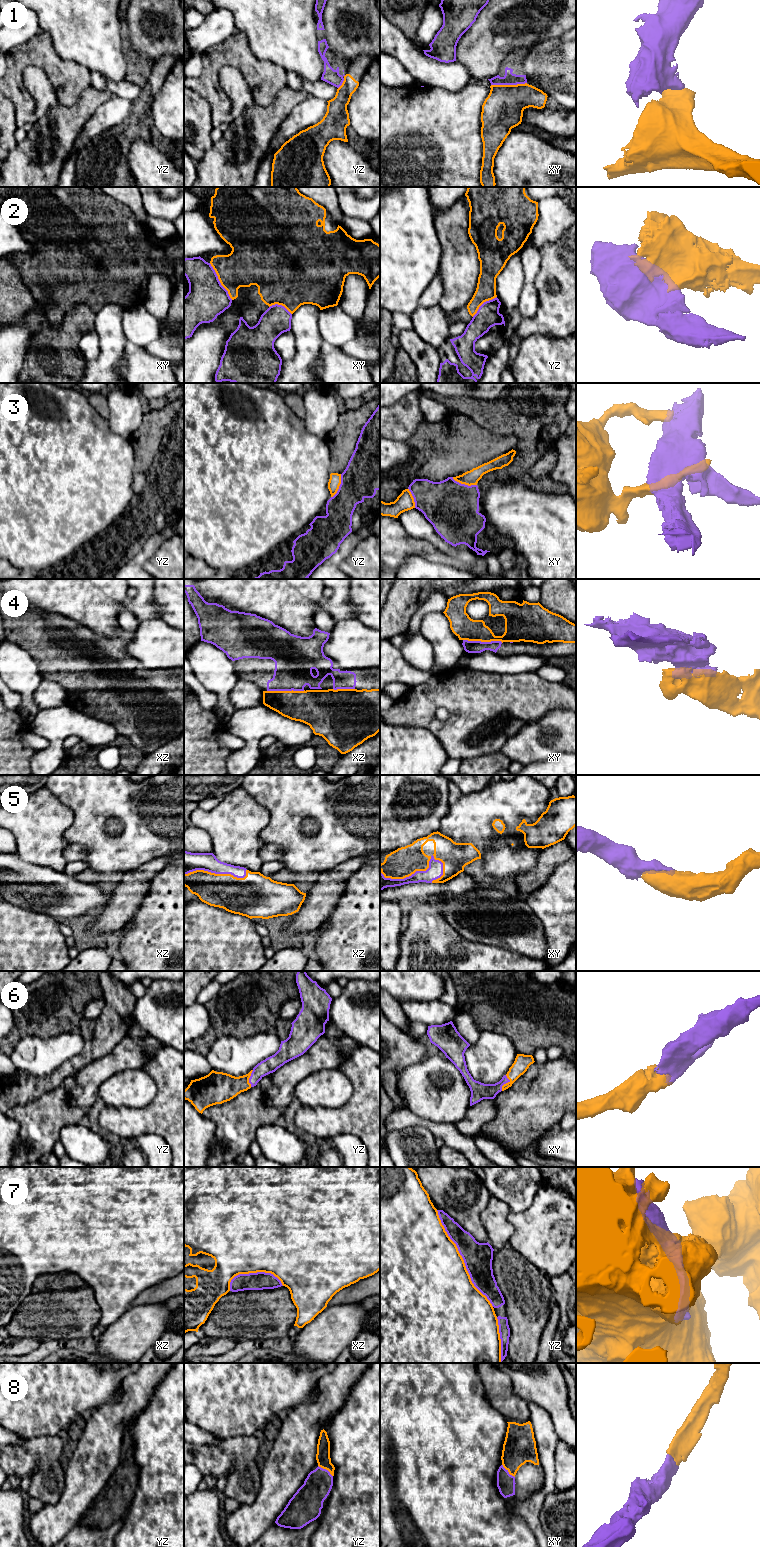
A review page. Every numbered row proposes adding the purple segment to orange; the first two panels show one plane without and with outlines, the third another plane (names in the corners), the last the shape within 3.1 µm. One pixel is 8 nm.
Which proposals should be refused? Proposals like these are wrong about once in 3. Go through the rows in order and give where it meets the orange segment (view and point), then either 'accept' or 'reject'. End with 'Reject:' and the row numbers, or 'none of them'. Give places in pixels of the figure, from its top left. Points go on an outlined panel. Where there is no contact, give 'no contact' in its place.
1: xy (508, 85) | reject
2: xy (219, 280) | reject
3: xy (464, 483) | reject
4: xy (483, 641) | accept
5: xy (414, 872) | accept
6: xy (506, 1083) | accept
7: yz (462, 1258) | reject
8: yz (326, 1469) | accept
Reject: 1, 2, 3, 7

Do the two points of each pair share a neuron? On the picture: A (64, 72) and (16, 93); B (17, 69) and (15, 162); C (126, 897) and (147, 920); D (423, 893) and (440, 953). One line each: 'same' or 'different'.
A: same
B: different
C: different
D: different

